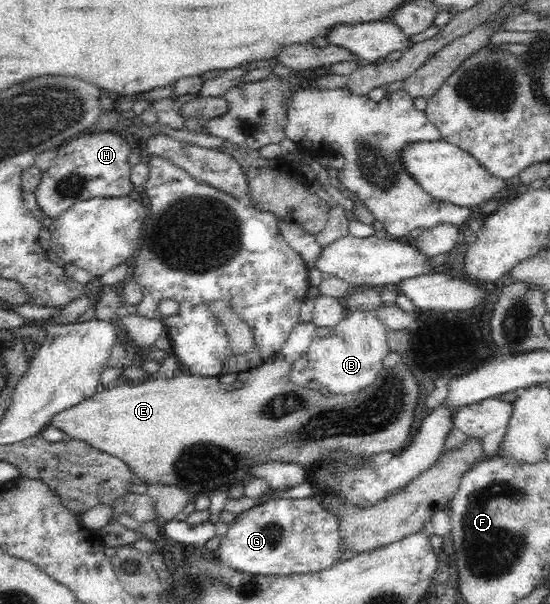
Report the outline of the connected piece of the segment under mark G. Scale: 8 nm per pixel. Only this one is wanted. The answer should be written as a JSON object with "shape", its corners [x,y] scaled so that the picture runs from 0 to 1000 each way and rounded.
{"shape":[[[569,820],[549,826],[502,826],[453,841],[429,853],[404,887],[396,911],[398,925],[422,942],[465,952],[569,950],[620,929],[620,882],[616,851],[598,848]]]}

